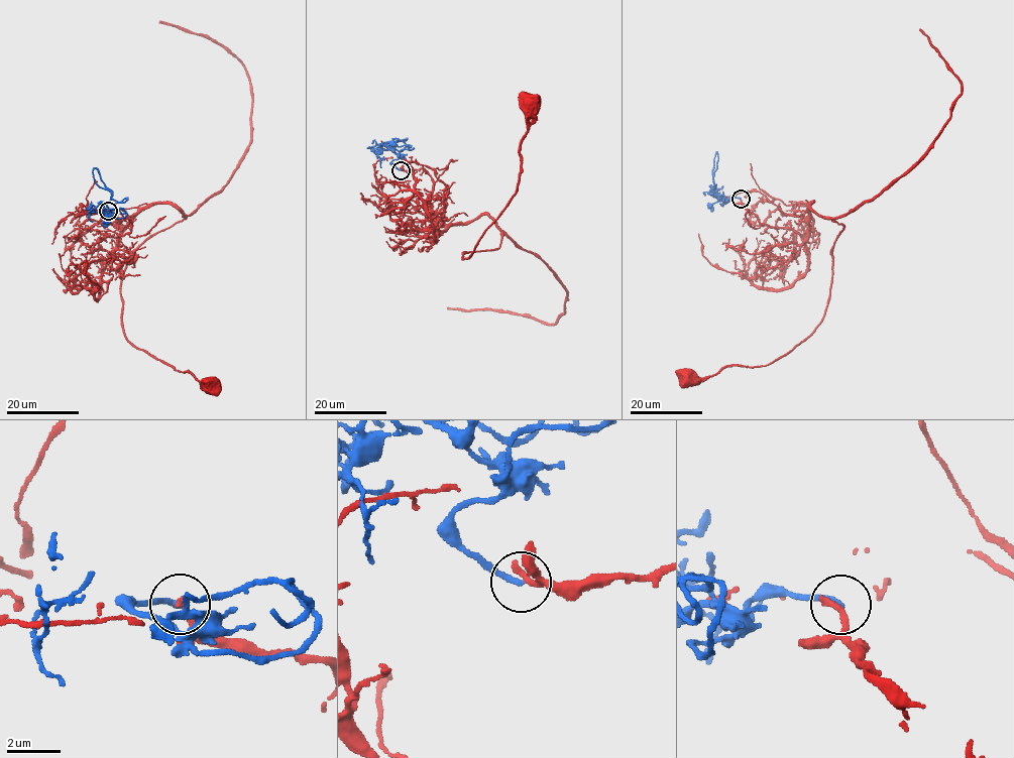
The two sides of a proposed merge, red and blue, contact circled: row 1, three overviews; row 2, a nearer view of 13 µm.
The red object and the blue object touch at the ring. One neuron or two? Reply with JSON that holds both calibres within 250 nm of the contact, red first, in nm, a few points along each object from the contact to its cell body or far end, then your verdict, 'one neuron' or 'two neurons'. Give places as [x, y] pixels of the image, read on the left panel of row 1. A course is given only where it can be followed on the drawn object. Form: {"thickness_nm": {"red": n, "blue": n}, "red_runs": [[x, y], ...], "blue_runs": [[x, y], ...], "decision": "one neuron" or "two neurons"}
{"thickness_nm": {"red": 220, "blue": 220}, "red_runs": [[109, 211], [132, 225], [117, 245], [154, 205], [185, 216], [128, 261], [122, 326], [139, 348], [212, 386]], "blue_runs": [[108, 211], [101, 212], [109, 215], [102, 212], [110, 201], [111, 191], [99, 170], [93, 168]], "decision": "two neurons"}

